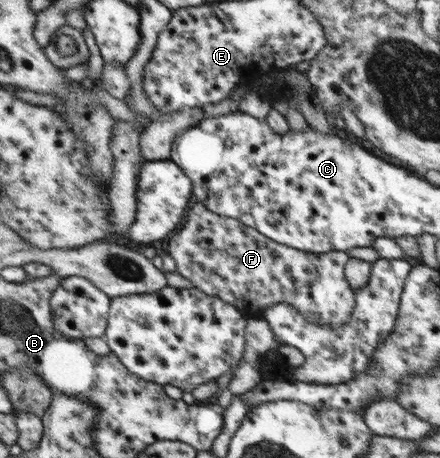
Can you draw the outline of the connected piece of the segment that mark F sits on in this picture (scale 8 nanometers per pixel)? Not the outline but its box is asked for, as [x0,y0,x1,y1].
[167,202,356,330]

